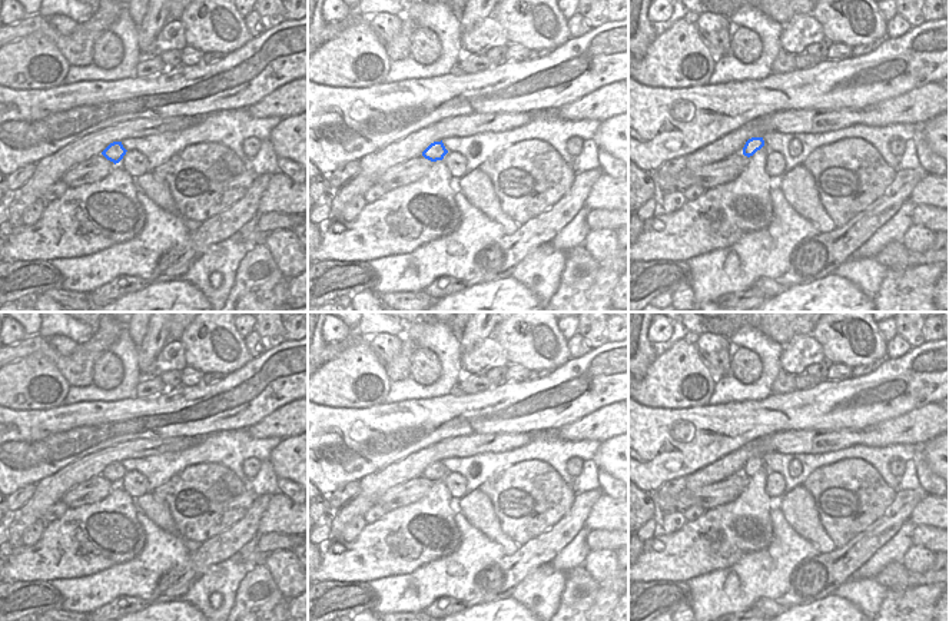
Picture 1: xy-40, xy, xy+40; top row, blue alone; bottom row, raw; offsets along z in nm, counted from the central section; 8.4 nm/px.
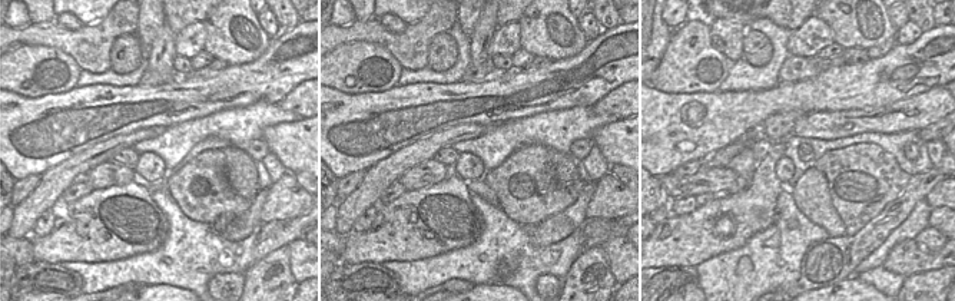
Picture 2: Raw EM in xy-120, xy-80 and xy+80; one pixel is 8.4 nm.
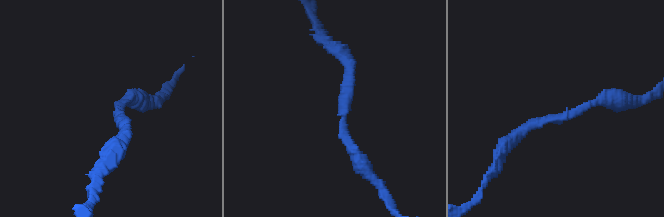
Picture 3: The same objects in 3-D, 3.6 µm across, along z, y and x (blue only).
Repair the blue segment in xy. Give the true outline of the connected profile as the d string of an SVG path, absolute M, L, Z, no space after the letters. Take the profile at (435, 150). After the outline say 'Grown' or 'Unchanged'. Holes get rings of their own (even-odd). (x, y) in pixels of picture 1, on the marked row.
M442 140L431 143L424 152L422 156L431 162L442 160L448 153Z. Unchanged

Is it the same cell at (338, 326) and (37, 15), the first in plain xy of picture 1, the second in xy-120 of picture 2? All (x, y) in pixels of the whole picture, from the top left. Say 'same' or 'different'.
different

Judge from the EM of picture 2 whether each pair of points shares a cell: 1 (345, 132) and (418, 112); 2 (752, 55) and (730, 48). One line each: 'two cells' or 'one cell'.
1: one cell
2: two cells

